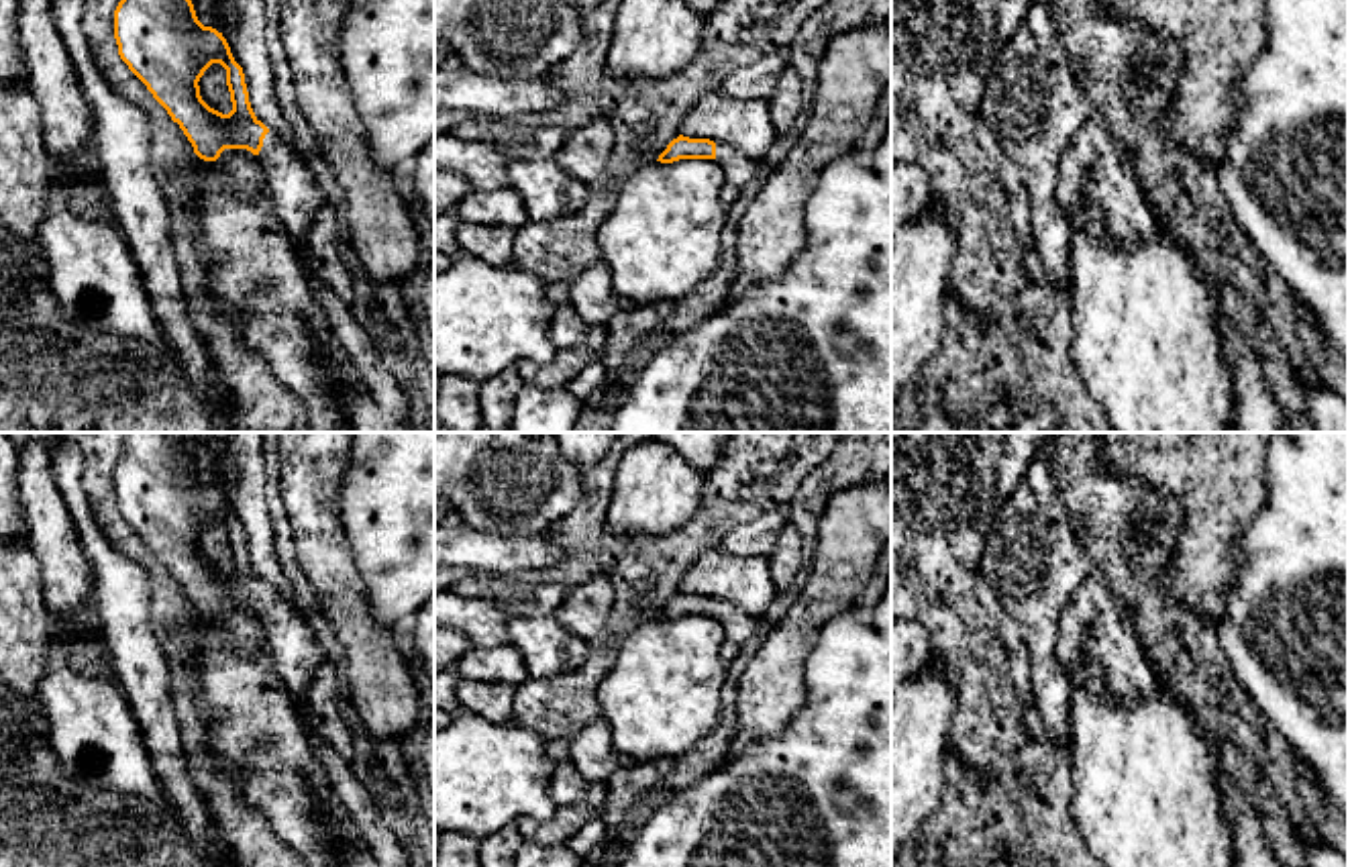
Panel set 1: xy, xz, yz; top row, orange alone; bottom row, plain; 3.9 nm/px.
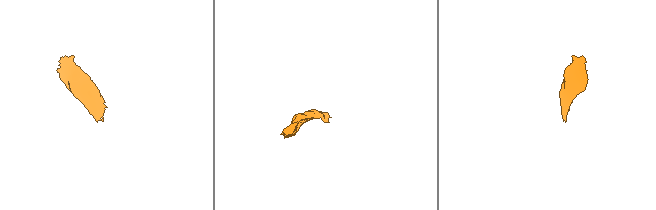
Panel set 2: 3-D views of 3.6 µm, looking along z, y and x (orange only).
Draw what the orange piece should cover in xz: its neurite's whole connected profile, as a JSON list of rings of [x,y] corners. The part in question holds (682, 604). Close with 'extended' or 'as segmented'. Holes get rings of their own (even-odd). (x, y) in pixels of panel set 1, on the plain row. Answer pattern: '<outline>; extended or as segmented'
[[[683,592],[673,596],[657,618],[673,620],[679,616],[714,616],[724,626],[726,639],[736,645],[746,643],[761,620],[732,602],[714,600],[710,596],[689,596]]]; extended

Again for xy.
[[[126,432],[114,467],[114,496],[120,516],[179,581],[200,616],[216,618],[224,606],[259,614],[277,681],[300,702],[324,651],[296,606],[255,573],[243,524],[222,490],[204,483],[192,457],[165,432]],[[212,520],[226,526],[228,571],[200,553],[198,539]]]; extended

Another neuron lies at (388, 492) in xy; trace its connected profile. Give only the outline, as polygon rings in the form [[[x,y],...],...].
[[[355,432],[341,520],[369,610],[400,632],[434,594],[434,432]]]

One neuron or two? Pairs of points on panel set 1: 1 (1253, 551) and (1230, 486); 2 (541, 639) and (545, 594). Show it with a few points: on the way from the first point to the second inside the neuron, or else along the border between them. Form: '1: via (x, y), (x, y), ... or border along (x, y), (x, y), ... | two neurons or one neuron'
1: border along (1265, 484), (1265, 504), (1234, 545), (1236, 576) | two neurons
2: border along (551, 613), (512, 615), (508, 619) | two neurons

